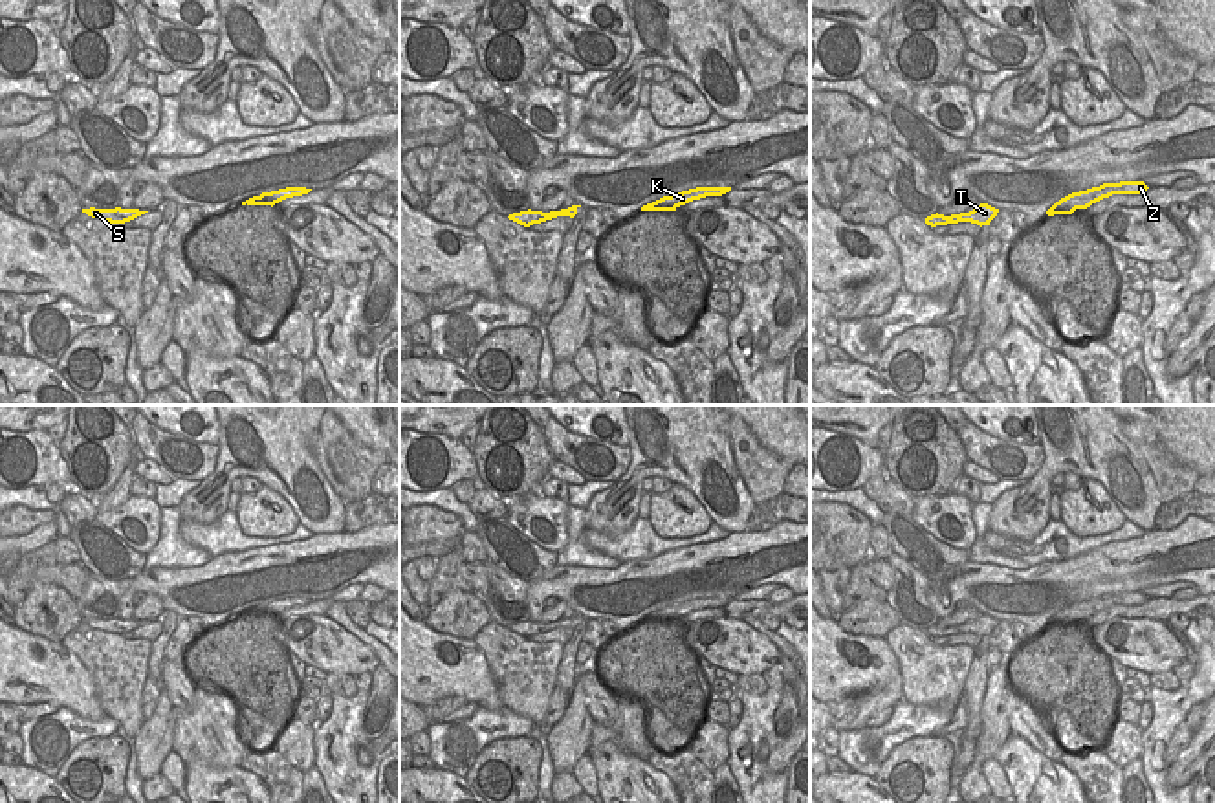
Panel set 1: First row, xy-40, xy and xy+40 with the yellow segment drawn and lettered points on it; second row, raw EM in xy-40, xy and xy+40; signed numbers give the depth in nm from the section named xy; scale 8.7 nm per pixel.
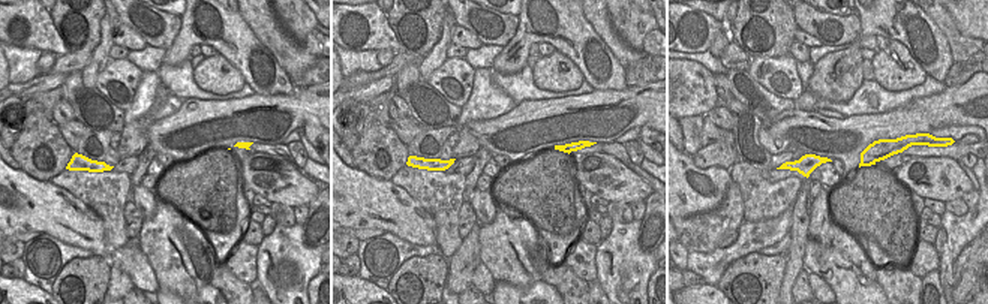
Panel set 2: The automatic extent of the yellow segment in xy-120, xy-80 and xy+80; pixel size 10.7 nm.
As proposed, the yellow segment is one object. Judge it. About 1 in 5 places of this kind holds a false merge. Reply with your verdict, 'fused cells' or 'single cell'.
single cell

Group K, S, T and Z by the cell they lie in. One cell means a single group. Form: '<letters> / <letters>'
K S T Z

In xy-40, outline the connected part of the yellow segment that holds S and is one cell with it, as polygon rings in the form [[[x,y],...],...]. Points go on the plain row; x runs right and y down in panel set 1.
[[[90,618],[90,620],[82,620],[82,623],[86,623],[88,627],[92,629],[99,629],[103,632],[110,632],[110,634],[125,634],[125,632],[130,632],[148,622],[139,622],[139,620],[121,620],[121,618],[115,618],[115,620],[95,620],[95,618]]]

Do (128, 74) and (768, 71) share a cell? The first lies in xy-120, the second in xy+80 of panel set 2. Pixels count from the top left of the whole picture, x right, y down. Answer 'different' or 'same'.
same

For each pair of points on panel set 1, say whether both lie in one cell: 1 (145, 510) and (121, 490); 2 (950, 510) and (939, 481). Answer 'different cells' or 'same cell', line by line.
1: different cells
2: different cells

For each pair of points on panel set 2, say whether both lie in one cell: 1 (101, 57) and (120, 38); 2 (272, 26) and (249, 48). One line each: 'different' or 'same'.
1: different
2: different

